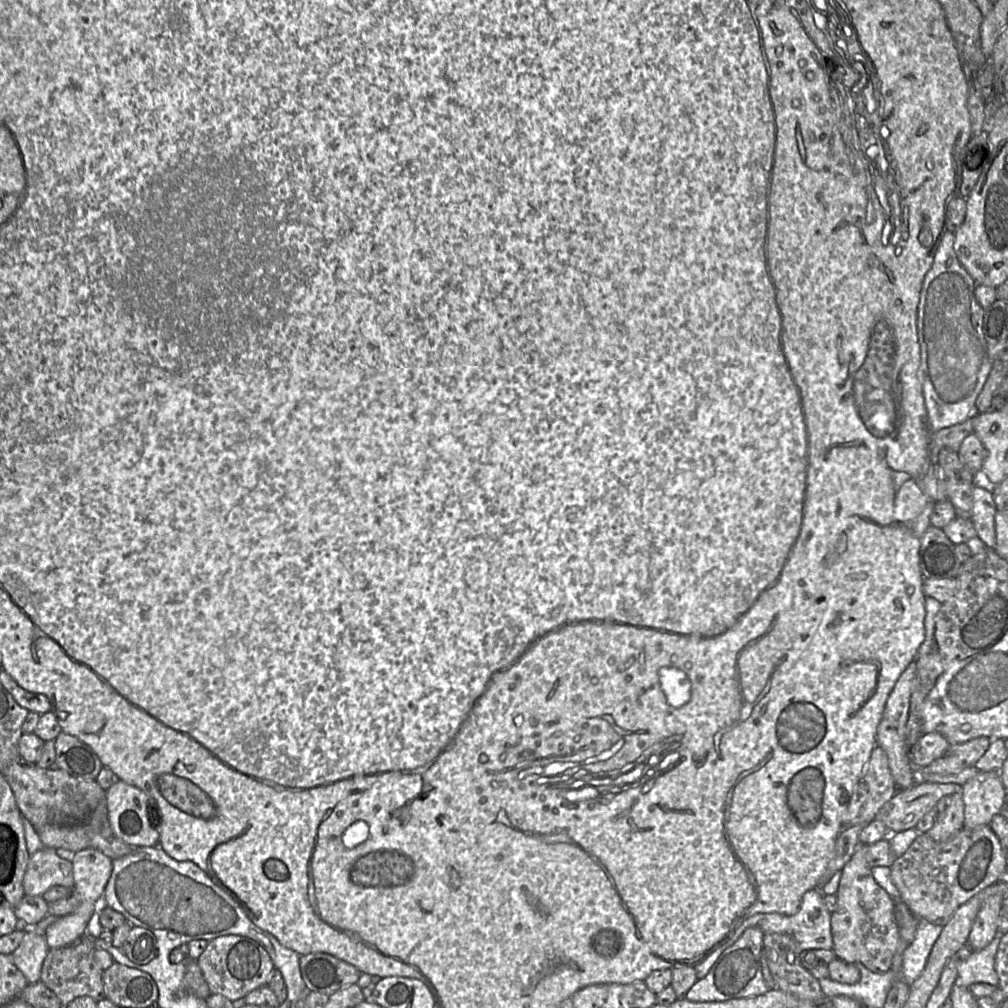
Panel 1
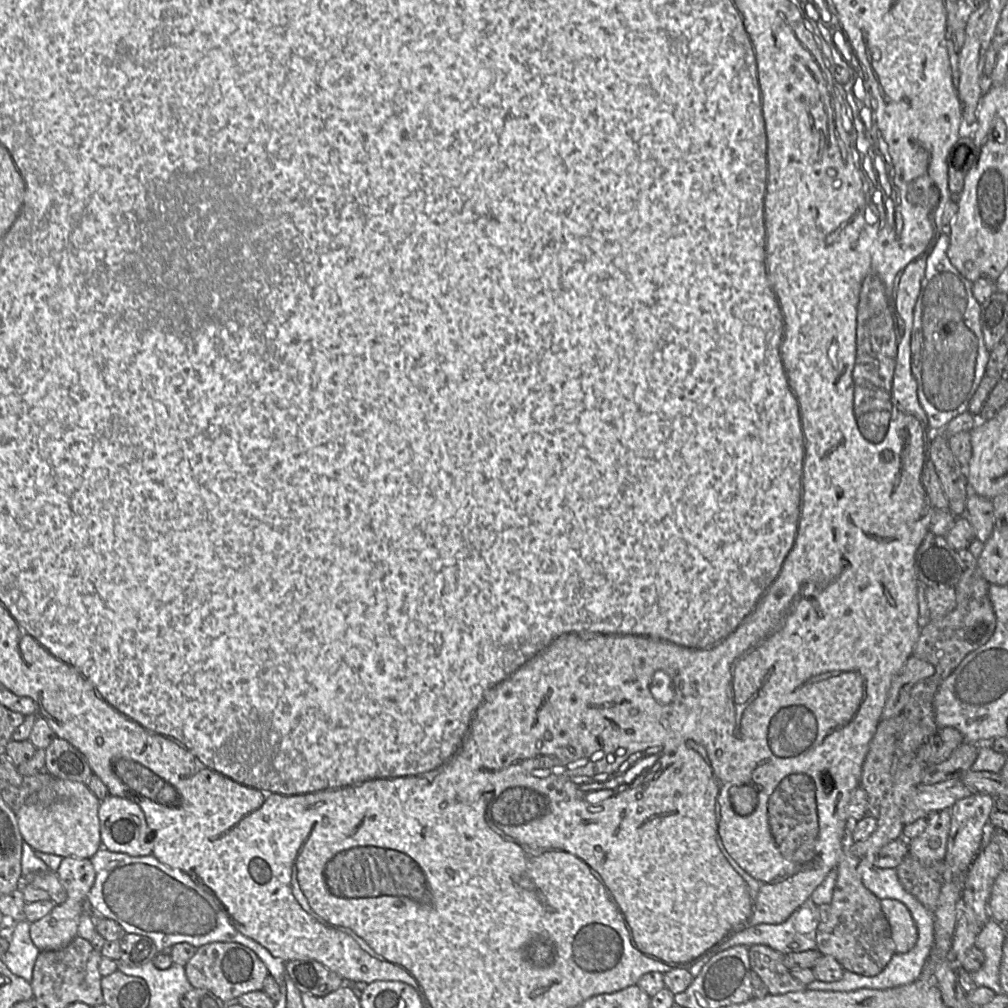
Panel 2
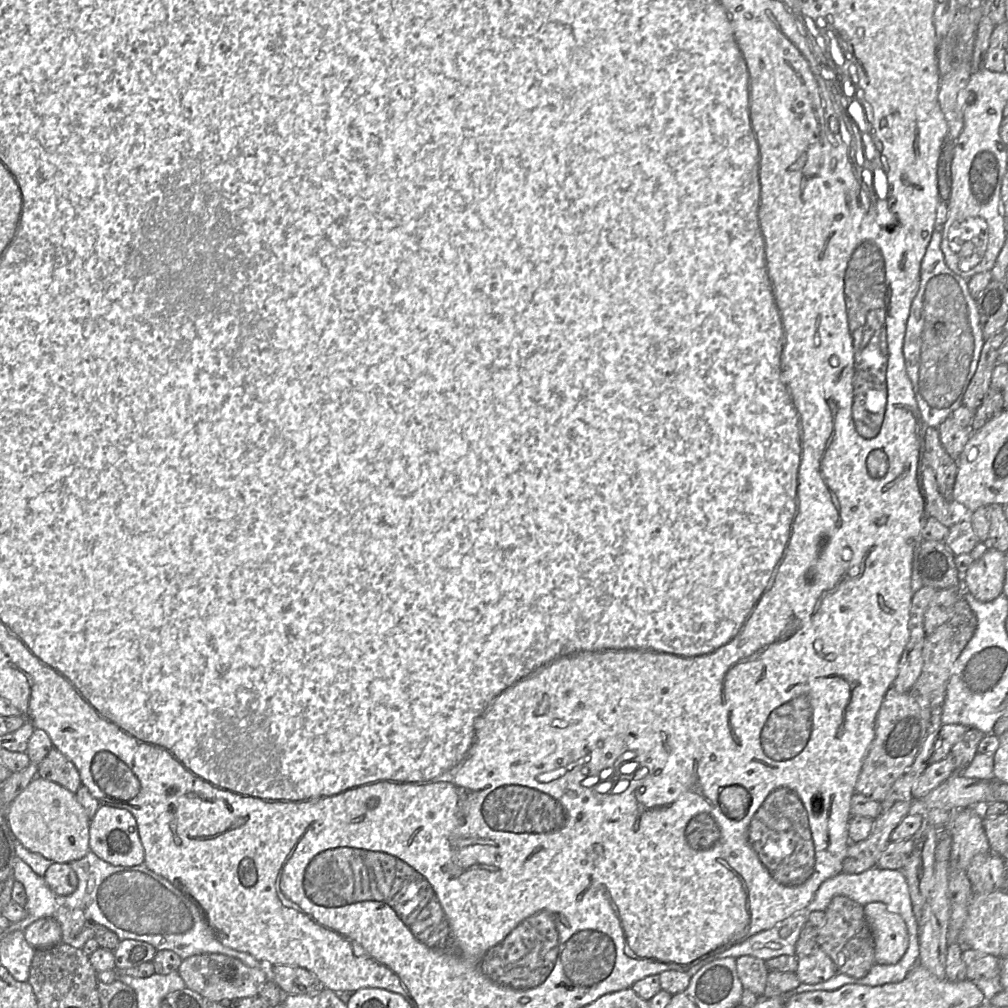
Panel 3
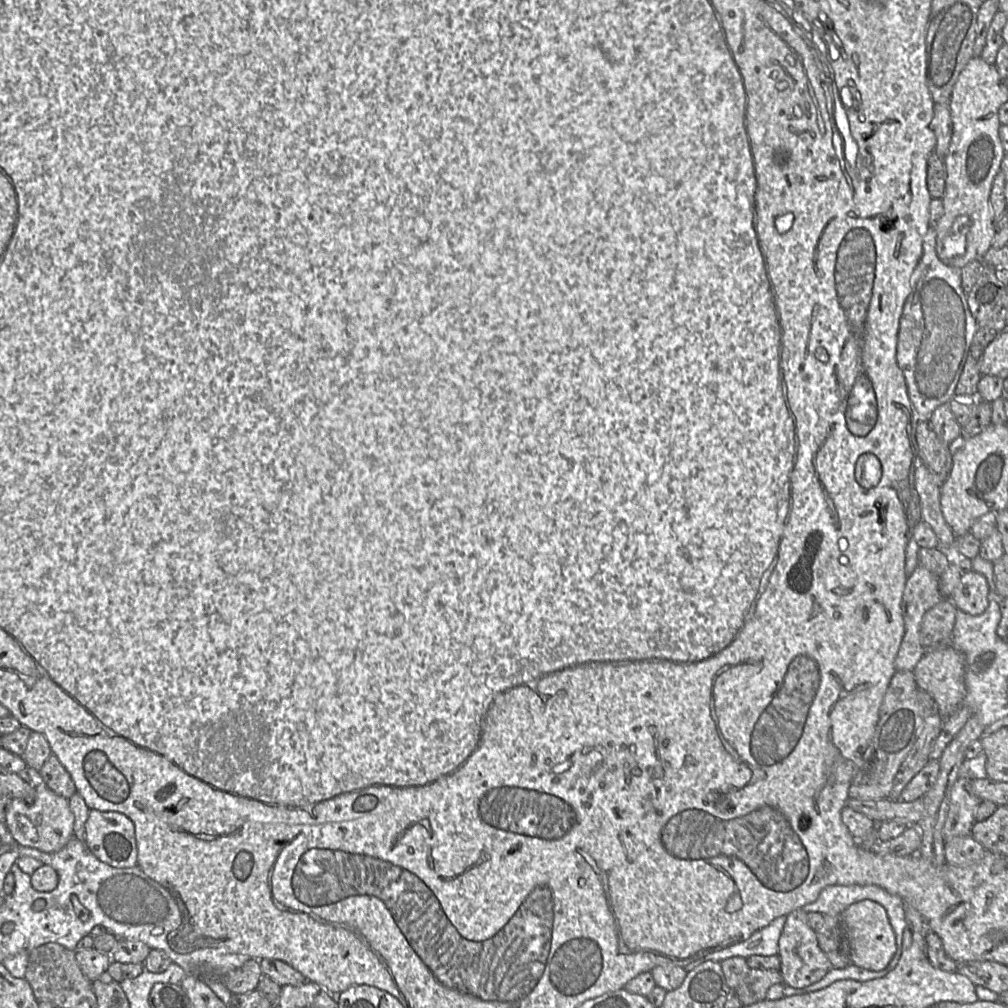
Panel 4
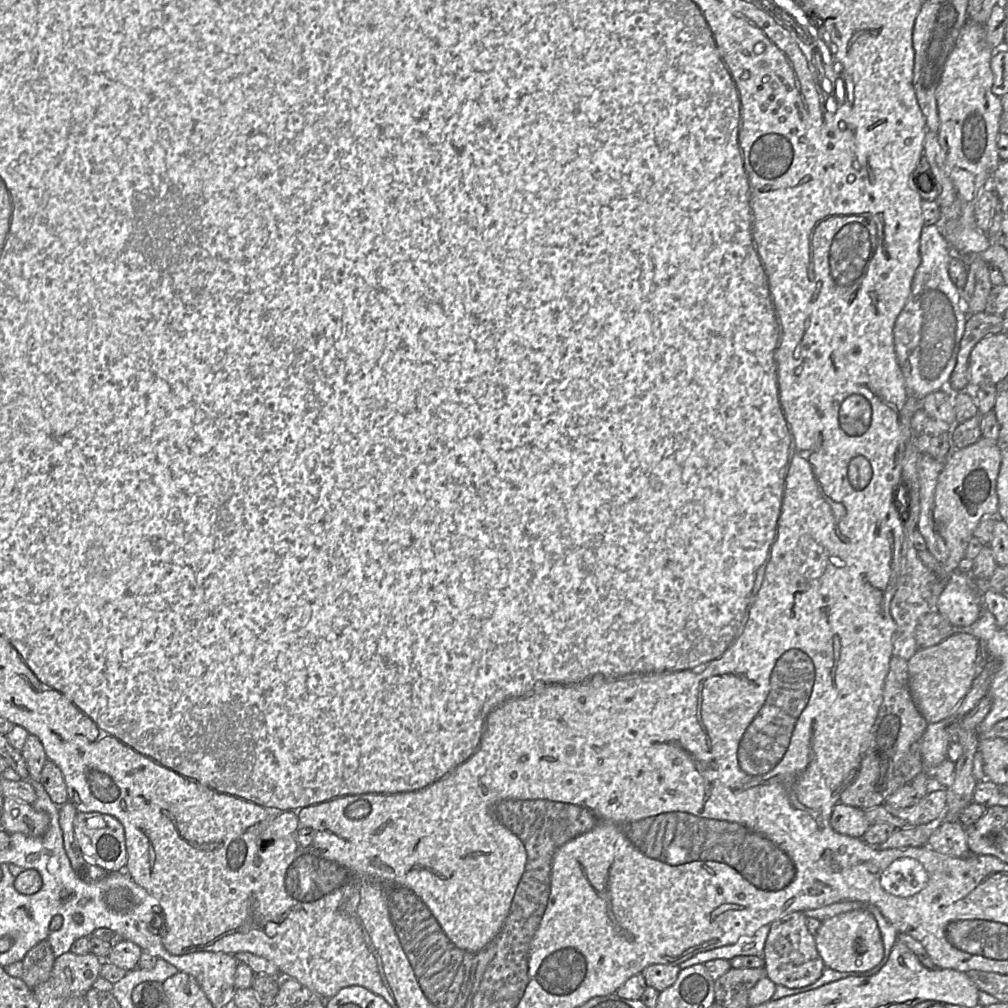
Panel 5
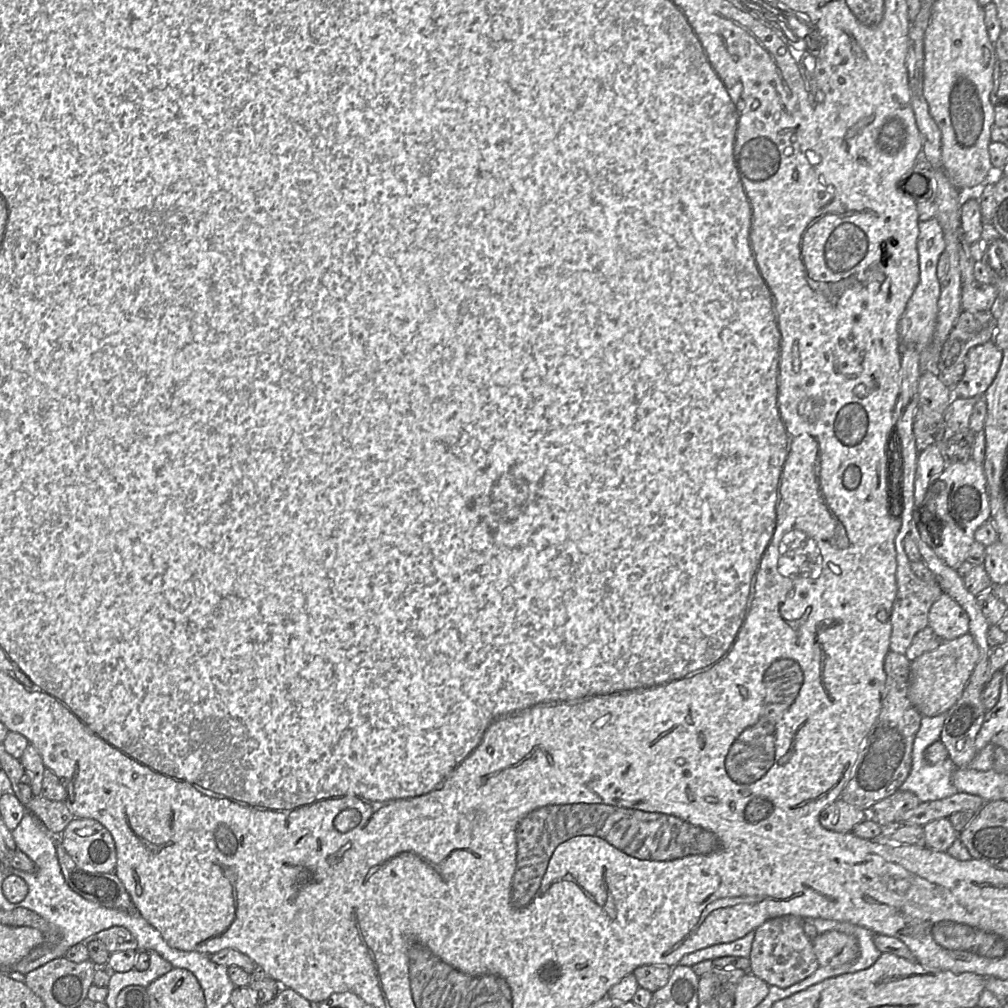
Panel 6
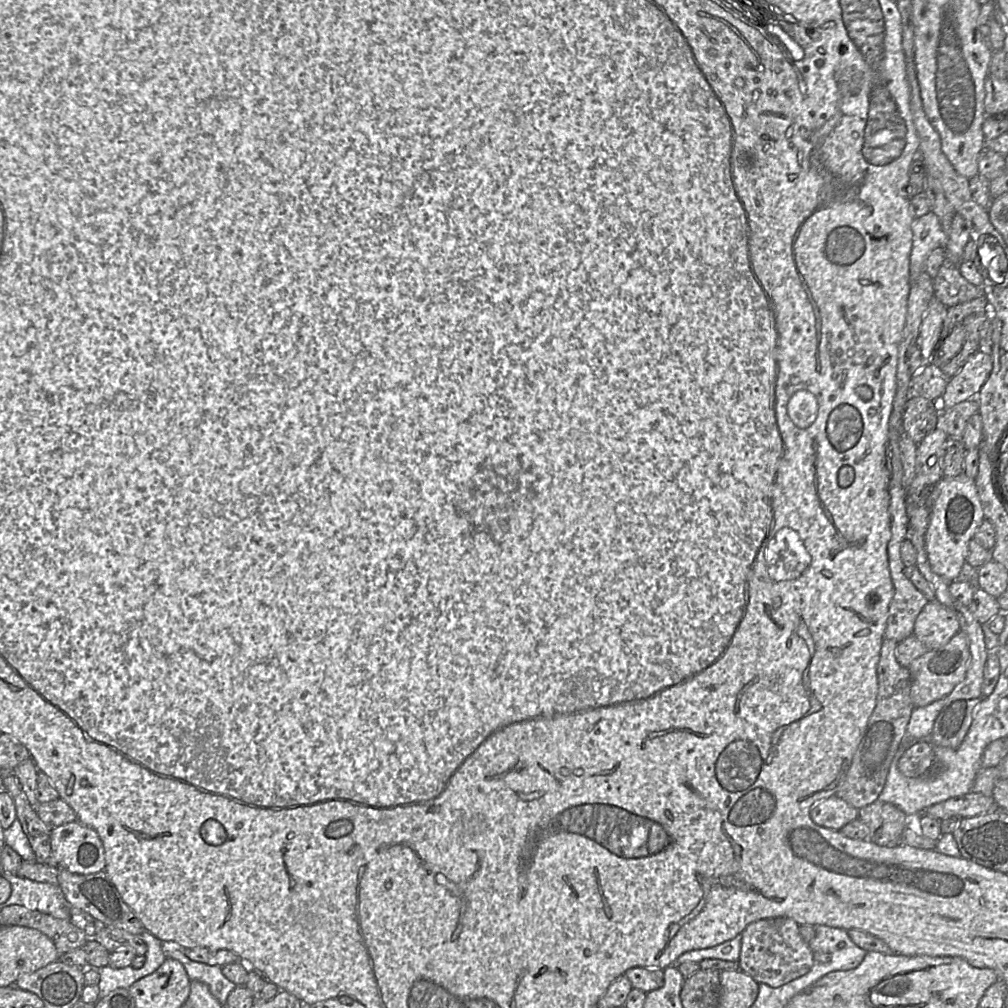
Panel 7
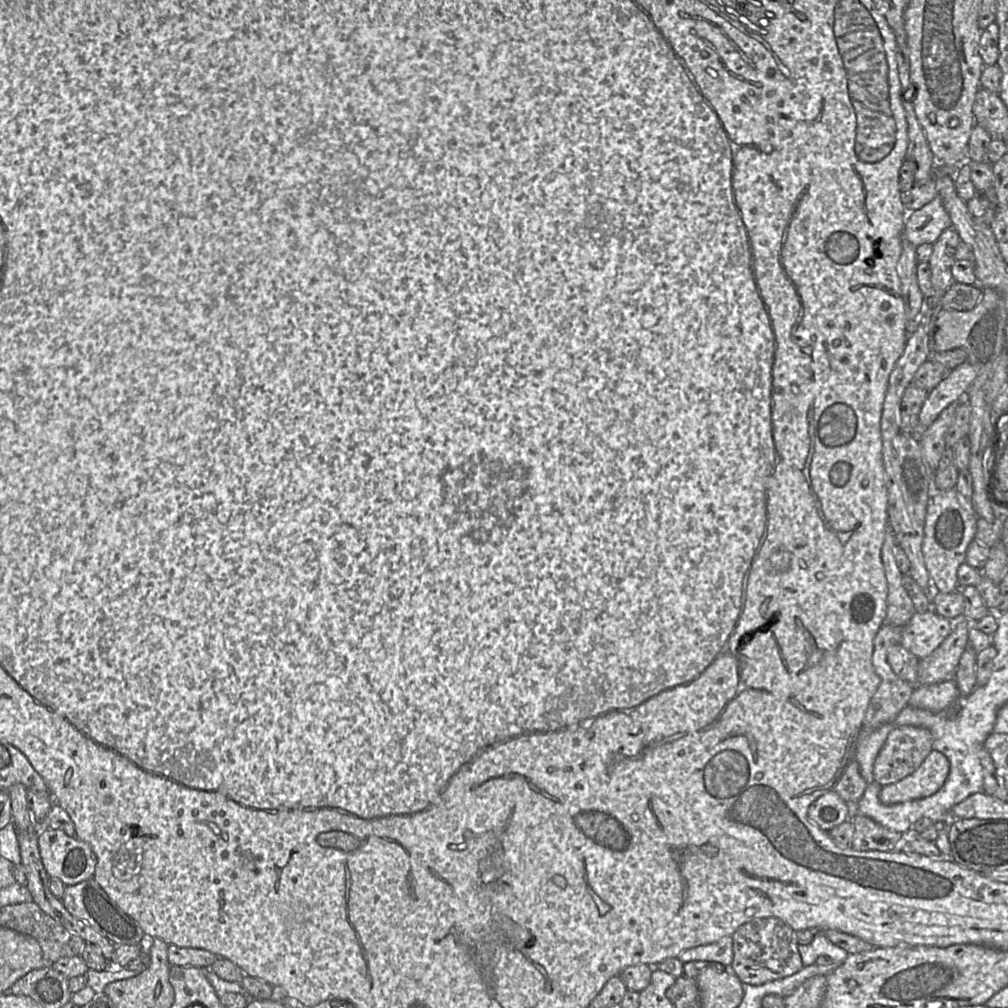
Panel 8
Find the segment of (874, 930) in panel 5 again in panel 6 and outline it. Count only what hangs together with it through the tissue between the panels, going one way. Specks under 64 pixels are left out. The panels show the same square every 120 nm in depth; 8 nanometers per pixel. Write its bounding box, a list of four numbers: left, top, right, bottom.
[812,931,860,967]

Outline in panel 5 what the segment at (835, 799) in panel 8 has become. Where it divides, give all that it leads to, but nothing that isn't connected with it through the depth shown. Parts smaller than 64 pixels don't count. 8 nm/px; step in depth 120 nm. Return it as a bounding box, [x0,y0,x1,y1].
[830,802,871,838]

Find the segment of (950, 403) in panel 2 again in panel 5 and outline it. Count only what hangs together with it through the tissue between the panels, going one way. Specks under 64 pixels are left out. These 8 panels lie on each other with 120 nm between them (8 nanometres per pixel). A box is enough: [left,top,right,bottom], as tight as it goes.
[893,225,969,401]

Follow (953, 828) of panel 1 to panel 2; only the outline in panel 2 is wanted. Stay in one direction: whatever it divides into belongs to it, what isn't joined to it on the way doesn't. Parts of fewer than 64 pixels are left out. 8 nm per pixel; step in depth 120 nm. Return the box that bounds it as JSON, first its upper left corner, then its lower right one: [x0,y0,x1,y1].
[908,809,951,864]

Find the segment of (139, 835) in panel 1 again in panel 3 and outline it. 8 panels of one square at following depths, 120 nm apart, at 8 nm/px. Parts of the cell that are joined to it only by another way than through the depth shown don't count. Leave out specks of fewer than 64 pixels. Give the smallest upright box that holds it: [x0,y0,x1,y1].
[89,805,145,866]

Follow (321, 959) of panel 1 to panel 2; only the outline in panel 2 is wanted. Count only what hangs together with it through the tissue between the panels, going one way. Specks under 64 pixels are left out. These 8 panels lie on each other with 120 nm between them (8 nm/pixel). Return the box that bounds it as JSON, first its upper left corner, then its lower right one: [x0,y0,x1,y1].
[285,959,345,996]

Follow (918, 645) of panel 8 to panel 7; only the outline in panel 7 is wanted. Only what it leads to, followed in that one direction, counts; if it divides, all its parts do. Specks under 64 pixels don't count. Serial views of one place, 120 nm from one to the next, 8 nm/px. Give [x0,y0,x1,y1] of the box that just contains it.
[913,600,960,650]

